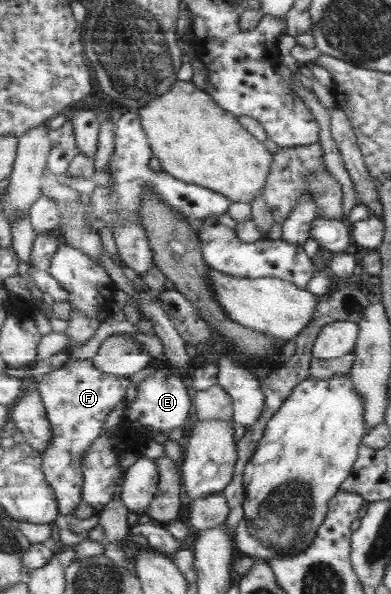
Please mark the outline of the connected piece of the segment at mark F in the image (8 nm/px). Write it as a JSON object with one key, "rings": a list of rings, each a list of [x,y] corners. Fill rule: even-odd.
{"rings":[[[93,359],[69,361],[44,375],[39,382],[38,389],[54,426],[54,441],[50,449],[42,453],[45,473],[49,483],[57,490],[61,514],[64,516],[74,516],[85,500],[85,474],[82,472],[84,454],[100,439],[110,413],[116,410],[120,401],[124,401],[132,385],[129,378],[104,373],[96,367]]]}

